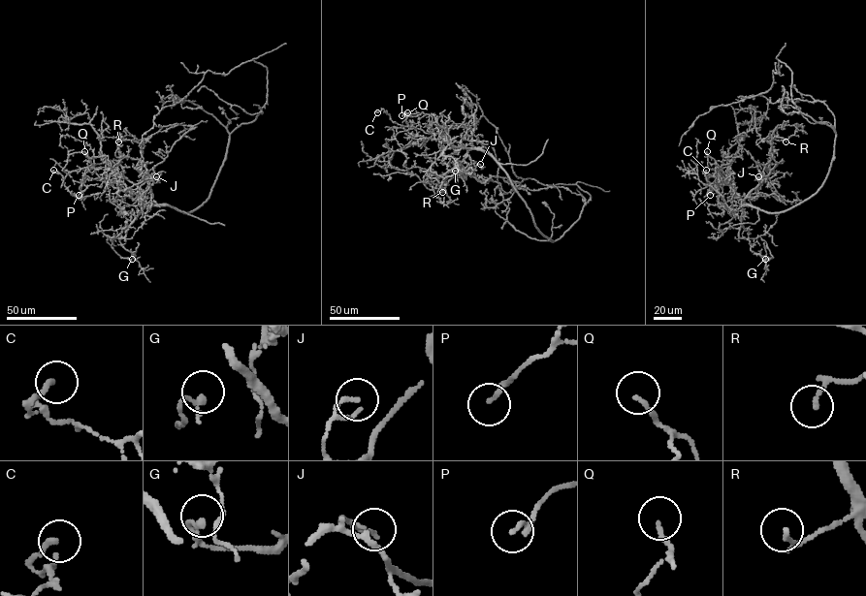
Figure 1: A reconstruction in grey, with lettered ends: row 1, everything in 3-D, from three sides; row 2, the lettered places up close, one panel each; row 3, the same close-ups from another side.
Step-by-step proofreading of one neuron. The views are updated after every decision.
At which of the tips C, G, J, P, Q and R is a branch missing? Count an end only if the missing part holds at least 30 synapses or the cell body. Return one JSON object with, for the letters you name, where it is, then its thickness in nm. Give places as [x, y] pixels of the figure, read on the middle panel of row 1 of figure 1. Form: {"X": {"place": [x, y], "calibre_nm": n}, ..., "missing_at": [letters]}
{"missing_at": []}

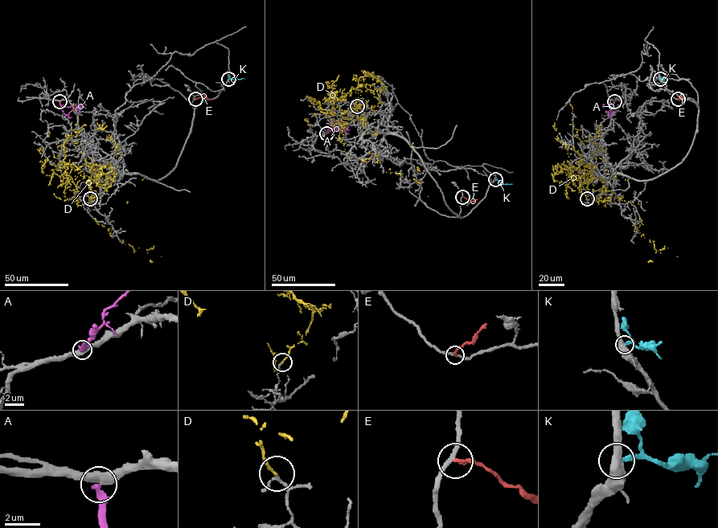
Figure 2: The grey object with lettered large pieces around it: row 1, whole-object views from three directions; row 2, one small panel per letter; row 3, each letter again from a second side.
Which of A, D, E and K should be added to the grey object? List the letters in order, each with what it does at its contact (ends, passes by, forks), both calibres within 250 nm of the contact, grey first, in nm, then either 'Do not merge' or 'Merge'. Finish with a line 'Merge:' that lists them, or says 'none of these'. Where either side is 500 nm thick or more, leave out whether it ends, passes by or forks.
A: It ends there. Thickness 440 nm (grey) against 360 nm. Do not merge
D: It ends there. Thickness 110 nm (grey) against 140 nm. Do not merge
E: It passes by. Thickness 240 nm (grey) against 140 nm. Do not merge
K: Thickness 550 nm (grey) against 240 nm. Do not merge
Merge: none of these

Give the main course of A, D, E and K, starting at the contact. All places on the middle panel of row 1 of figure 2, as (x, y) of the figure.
A: (326, 133), (332, 127), (346, 132)
D: (357, 106), (362, 98), (345, 113), (339, 133), (344, 151), (366, 161), (376, 157), (428, 196)
E: (462, 197), (472, 202), (477, 199)
K: (495, 179), (502, 184), (512, 184)

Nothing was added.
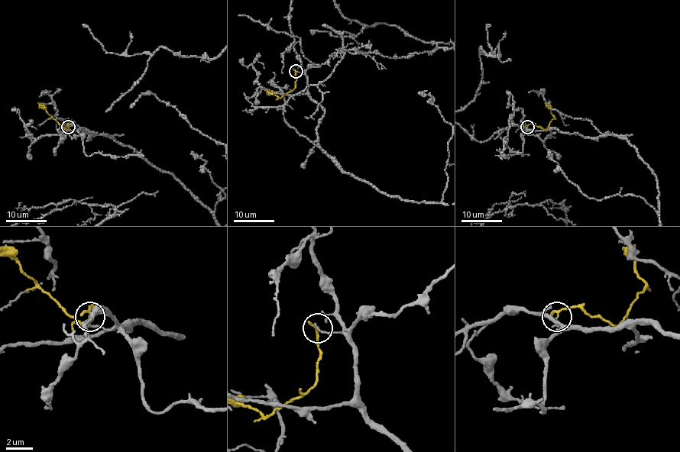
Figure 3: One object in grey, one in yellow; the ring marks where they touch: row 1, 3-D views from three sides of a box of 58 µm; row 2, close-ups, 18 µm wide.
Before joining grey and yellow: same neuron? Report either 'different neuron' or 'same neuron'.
different neuron

